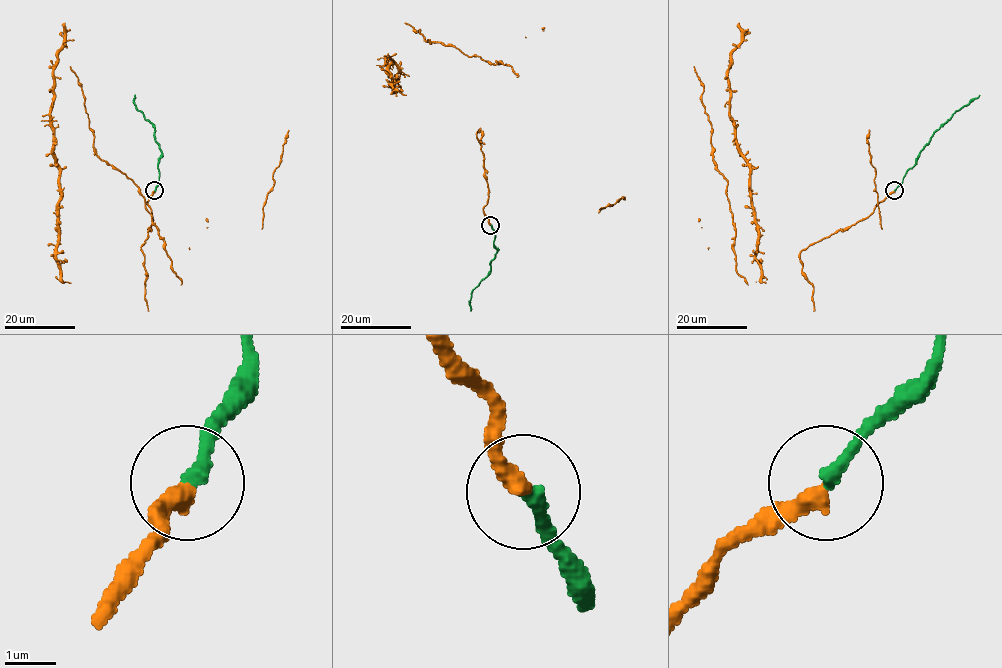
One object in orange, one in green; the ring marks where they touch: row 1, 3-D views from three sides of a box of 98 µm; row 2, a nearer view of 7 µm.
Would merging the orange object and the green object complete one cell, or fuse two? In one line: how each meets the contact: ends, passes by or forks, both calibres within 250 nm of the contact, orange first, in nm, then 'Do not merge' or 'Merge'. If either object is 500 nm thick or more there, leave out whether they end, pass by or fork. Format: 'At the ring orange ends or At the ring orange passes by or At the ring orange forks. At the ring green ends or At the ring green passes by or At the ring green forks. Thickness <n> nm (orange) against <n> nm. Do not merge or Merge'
At the ring orange ends. At the ring green ends. Thickness 360 nm (orange) against 280 nm. Merge

